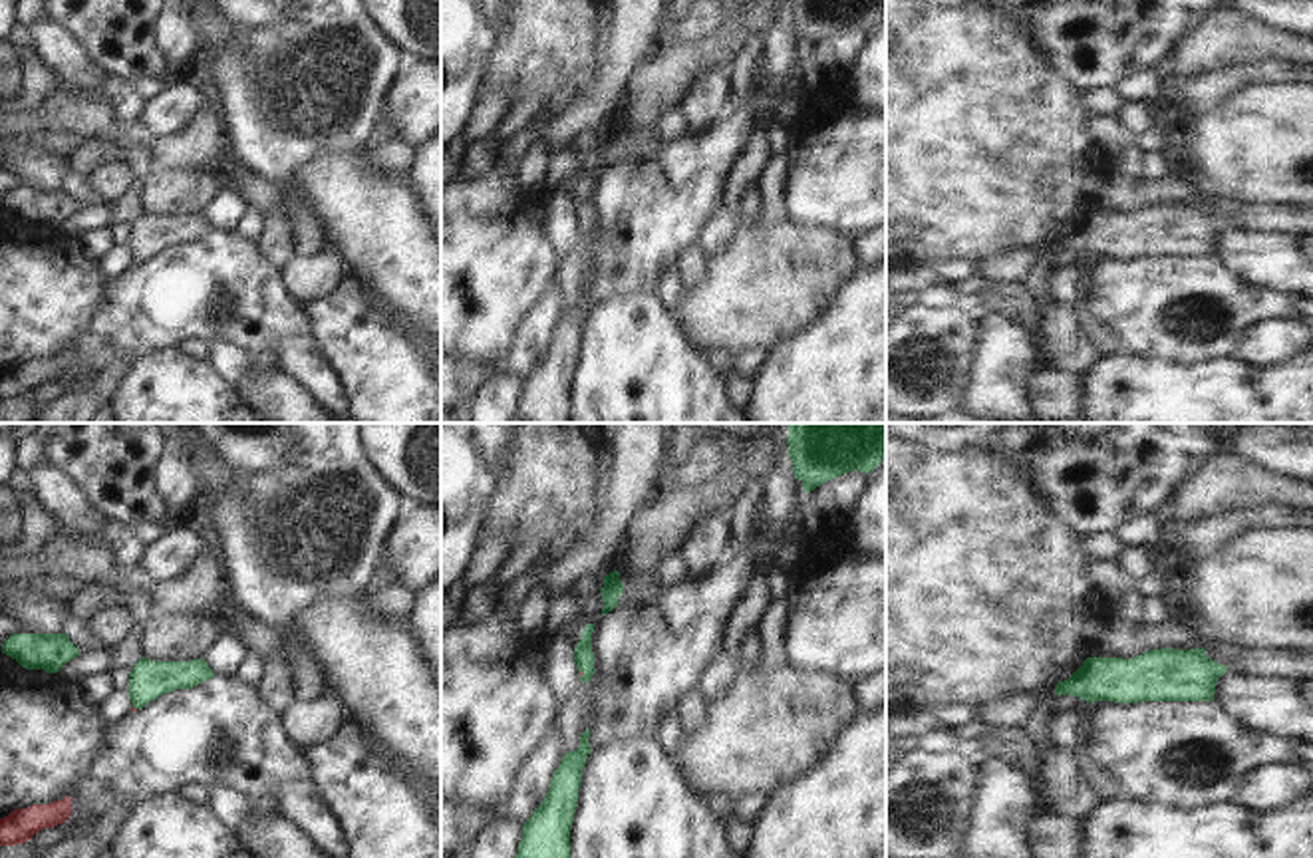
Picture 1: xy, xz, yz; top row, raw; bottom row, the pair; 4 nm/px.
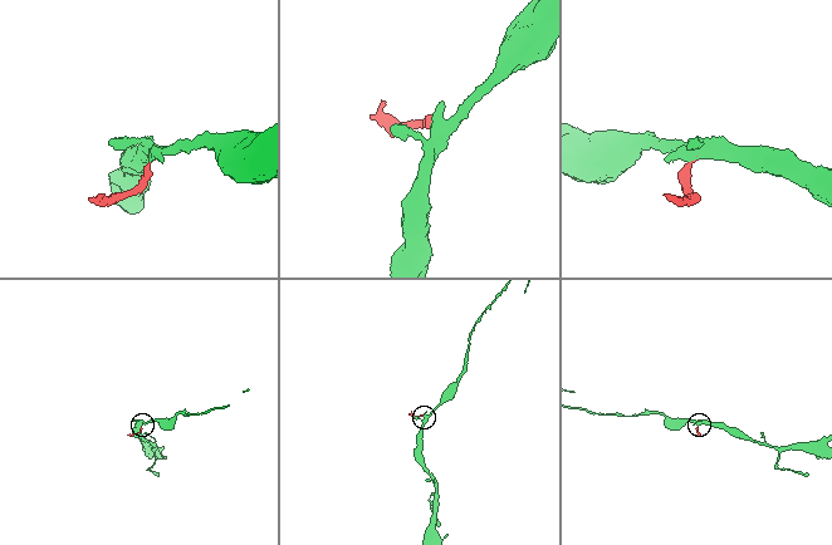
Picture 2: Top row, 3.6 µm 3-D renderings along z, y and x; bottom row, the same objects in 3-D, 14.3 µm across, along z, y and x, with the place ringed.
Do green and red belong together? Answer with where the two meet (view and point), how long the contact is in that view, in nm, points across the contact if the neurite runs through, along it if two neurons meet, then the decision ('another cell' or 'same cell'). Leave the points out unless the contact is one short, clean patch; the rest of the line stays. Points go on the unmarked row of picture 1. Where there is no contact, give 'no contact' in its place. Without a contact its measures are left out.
xz (581, 231) | 30 nm | across xz (583, 207), (581, 231), (581, 227) | same cell

